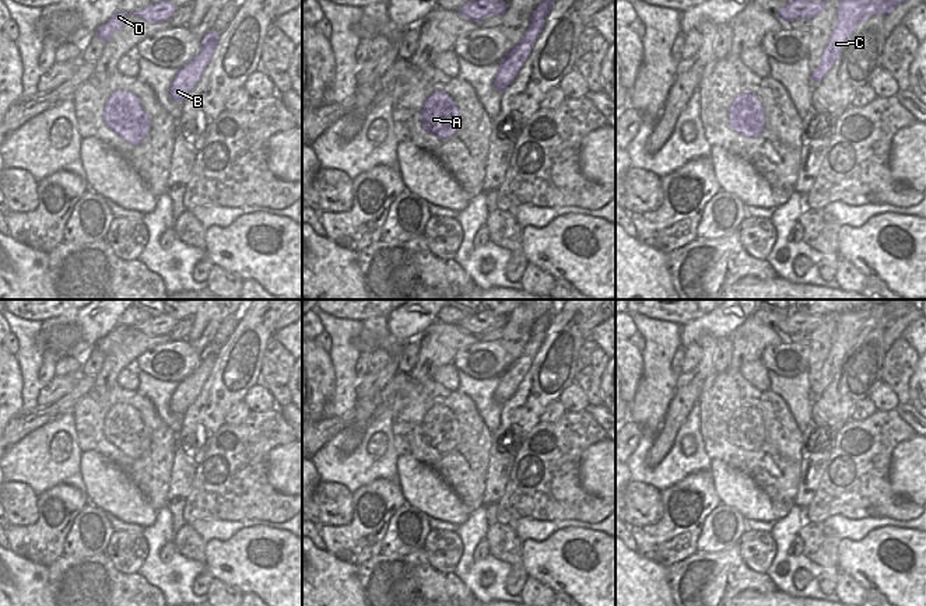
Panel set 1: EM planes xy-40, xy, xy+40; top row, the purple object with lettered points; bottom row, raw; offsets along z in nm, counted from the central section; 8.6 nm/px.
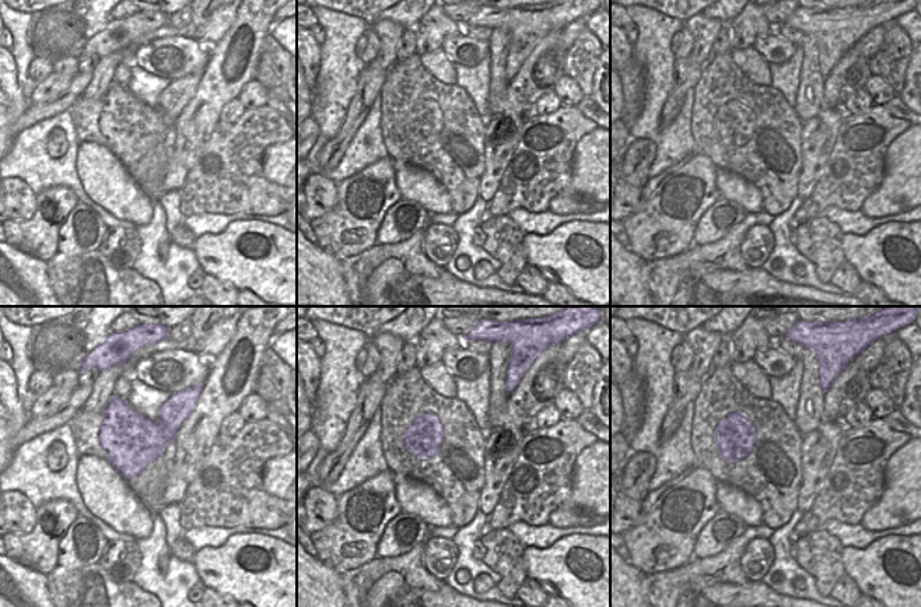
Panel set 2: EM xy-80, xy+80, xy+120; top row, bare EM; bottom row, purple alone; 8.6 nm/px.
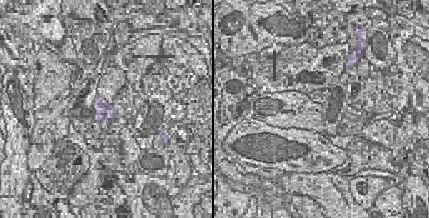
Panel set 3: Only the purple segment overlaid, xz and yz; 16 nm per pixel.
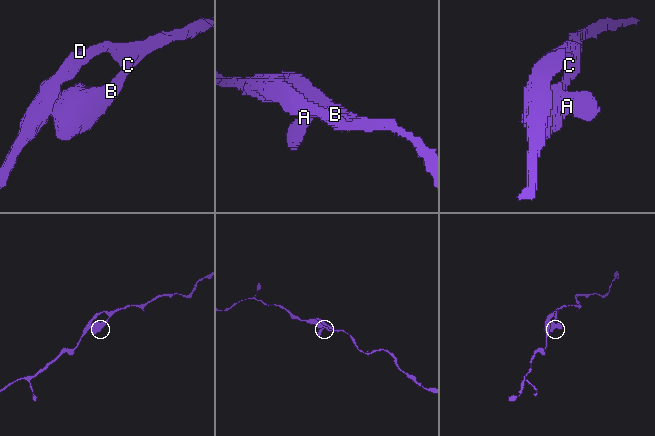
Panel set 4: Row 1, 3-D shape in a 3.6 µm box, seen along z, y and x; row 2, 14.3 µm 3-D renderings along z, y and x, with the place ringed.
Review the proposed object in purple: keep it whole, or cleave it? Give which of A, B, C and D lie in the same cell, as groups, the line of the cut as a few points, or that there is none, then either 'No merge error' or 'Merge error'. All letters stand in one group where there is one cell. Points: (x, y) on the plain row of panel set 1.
Groups: A B C D. No split. No merge error.

